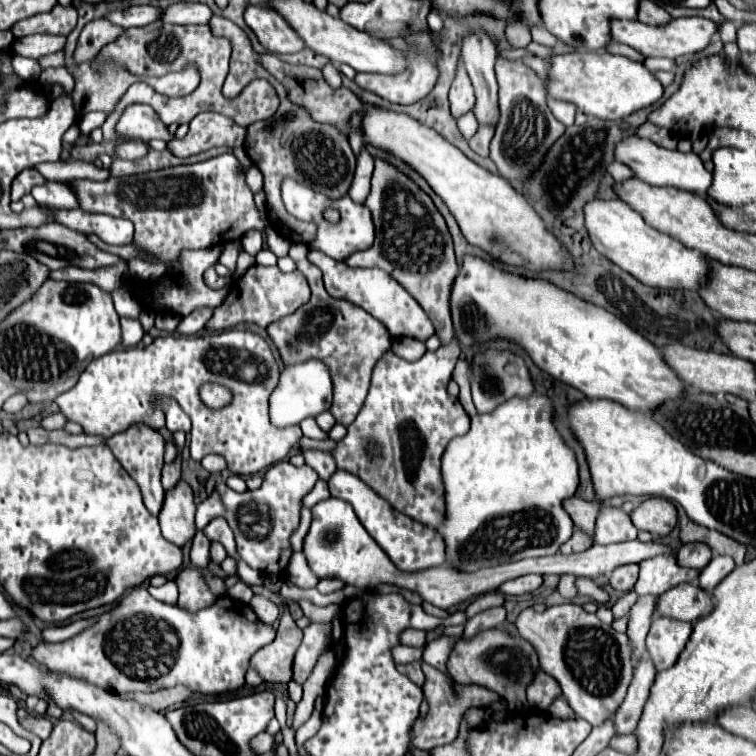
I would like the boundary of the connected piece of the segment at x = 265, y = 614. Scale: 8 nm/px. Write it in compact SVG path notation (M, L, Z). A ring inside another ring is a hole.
M255 594L249 602L249 606L255 610L255 614L259 616L259 620L263 620L265 624L273 624L279 616L279 606L273 604L271 600L263 598L261 594Z

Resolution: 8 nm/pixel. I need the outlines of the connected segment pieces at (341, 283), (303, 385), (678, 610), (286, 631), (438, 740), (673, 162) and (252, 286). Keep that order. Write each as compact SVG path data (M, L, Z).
M309 250L307 258L323 272L327 292L333 298L343 298L343 300L349 300L349 302L361 306L371 316L375 316L389 330L389 334L393 338L409 336L409 338L425 342L429 336L435 334L435 328L433 328L429 316L425 314L425 310L387 272L383 272L379 268L351 268L351 266L345 266L345 262L337 262L333 258L329 258L327 254L321 254L319 250Z
M309 360L303 364L295 364L281 372L279 384L269 398L269 418L271 418L273 426L277 426L277 428L295 426L309 416L317 416L317 414L329 410L331 396L333 396L331 378L329 378L329 370L323 362Z
M681 584L673 590L661 594L657 602L657 612L675 620L683 622L695 622L701 616L709 614L713 610L711 596L693 584Z
M286 606L283 610L283 620L279 622L277 636L271 644L263 646L253 654L251 658L251 668L259 672L259 676L265 682L289 682L291 680L291 666L293 666L293 656L297 646L301 644L303 632L297 628L295 620L289 614Z
M423 664L423 674L425 674L425 684L421 686L421 690L429 704L429 710L427 710L427 716L417 718L417 722L413 726L413 734L411 734L411 746L419 748L419 750L431 750L435 746L453 742L459 732L461 716L467 708L471 708L471 706L485 708L485 706L489 706L489 702L499 700L499 696L493 690L487 690L483 686L461 686L461 684L453 682L447 674L443 674L441 670L437 670L429 664Z
M633 136L633 138L623 138L617 142L617 162L629 166L635 174L635 178L651 184L651 186L675 186L681 190L689 190L695 194L705 194L707 188L711 186L711 172L705 170L701 158L693 152L679 152L679 150L667 150L651 140Z
M251 266L239 280L230 286L229 292L221 306L215 308L213 316L207 320L205 330L225 330L233 328L239 322L251 322L257 326L269 326L271 322L293 314L299 306L303 306L311 296L307 278L295 272L281 272L277 266Z

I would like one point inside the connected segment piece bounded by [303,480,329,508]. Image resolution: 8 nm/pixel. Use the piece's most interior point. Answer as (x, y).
(320, 492)

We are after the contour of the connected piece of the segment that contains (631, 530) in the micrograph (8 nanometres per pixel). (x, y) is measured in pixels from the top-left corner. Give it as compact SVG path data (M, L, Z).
M613 506L601 508L595 532L597 536L605 536L605 538L595 538L597 544L613 544L613 542L625 542L637 538L637 528L633 526L629 514Z

